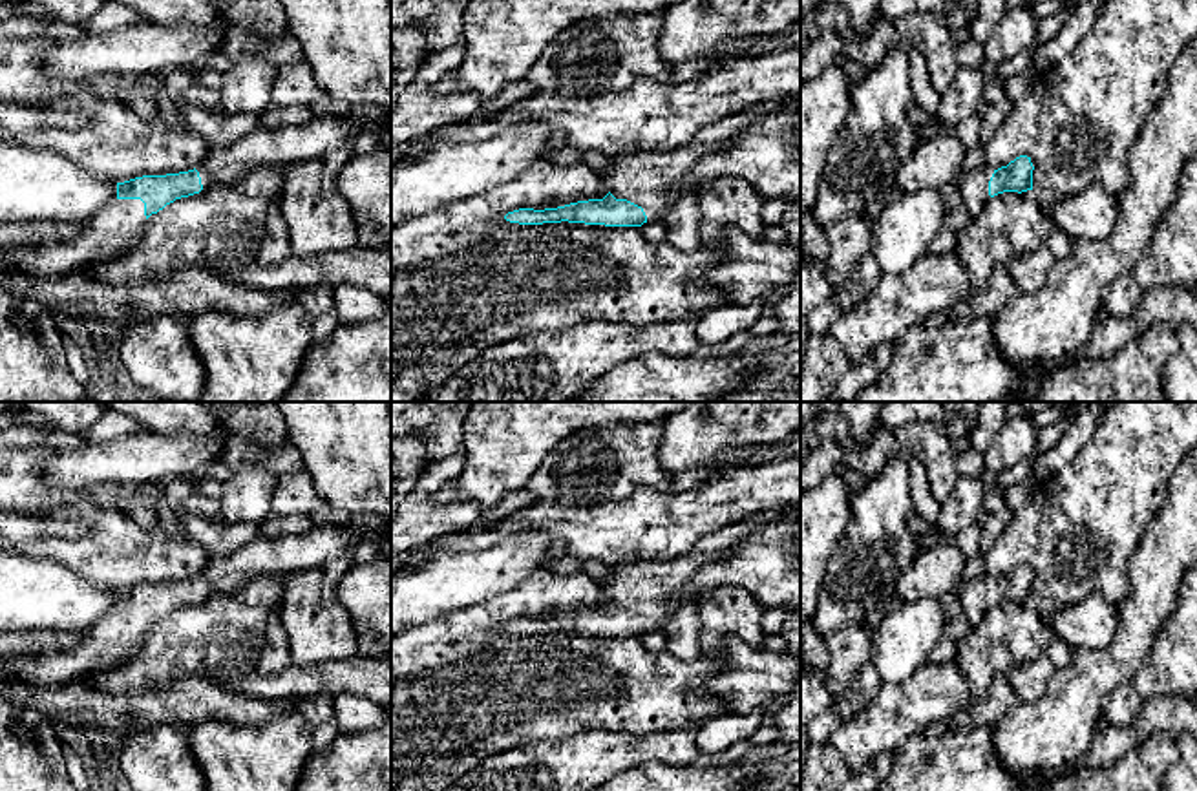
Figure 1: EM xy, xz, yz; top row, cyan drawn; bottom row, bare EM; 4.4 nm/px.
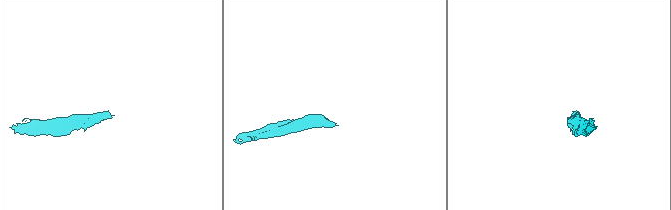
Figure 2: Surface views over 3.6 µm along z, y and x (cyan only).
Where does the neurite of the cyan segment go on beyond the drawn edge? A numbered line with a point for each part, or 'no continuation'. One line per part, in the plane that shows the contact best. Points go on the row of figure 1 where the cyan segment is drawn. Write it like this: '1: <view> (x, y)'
1: xz (655, 181)

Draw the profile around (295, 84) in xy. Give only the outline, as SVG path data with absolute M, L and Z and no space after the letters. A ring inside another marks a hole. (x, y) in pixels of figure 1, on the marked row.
M305 58L281 64L272 84L270 102L278 106L312 104L327 93L318 86Z

